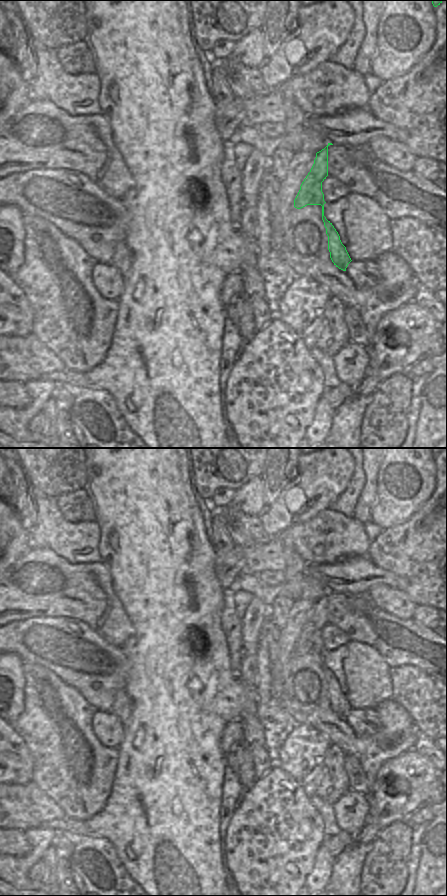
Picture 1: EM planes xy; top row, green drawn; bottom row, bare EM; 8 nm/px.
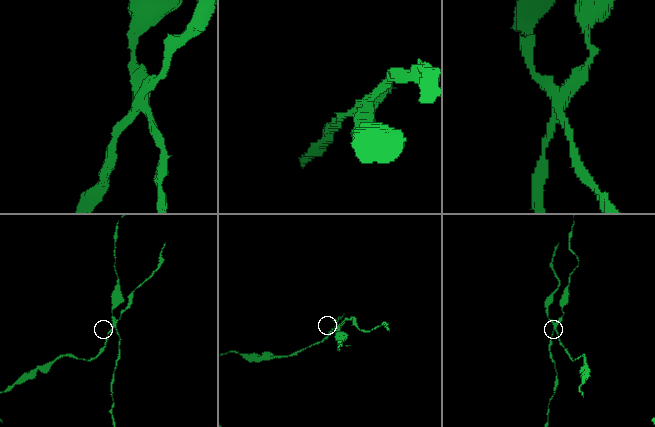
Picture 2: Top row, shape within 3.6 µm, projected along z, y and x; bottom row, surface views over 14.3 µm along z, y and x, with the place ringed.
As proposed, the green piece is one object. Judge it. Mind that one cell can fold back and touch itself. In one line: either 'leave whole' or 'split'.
split

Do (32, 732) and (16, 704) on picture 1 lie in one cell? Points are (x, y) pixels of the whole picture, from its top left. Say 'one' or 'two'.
two

